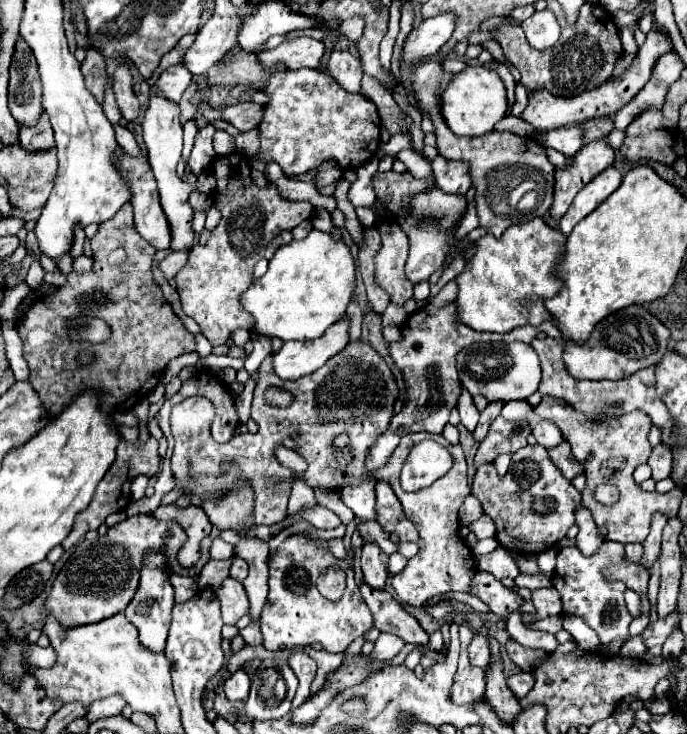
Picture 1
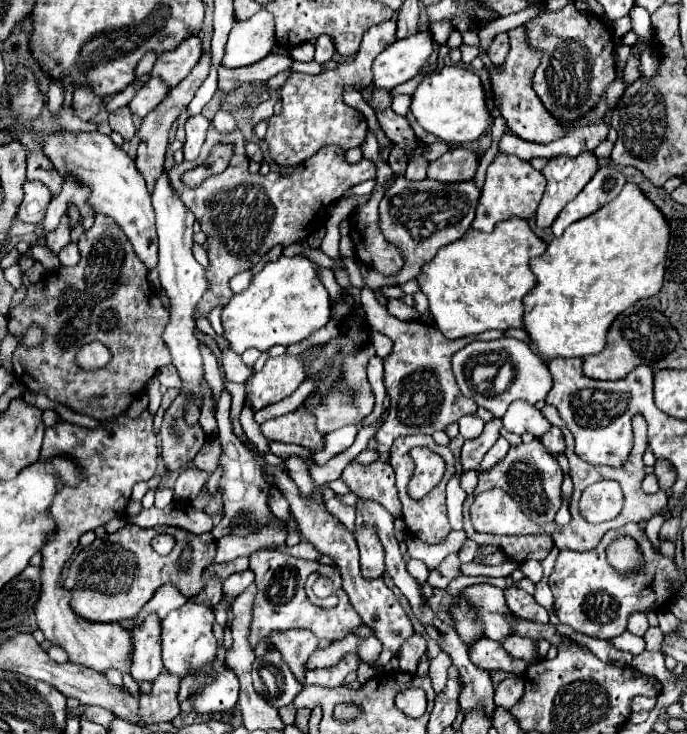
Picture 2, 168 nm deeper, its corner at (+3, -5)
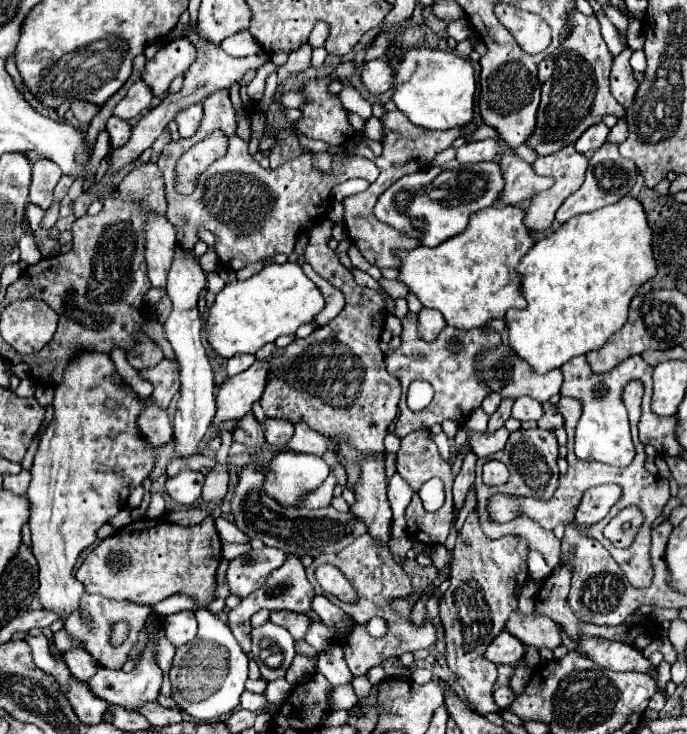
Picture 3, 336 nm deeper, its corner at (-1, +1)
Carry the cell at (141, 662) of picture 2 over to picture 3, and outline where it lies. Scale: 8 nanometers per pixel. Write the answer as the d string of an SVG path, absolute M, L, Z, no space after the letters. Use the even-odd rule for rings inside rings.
M148 644L142 652L142 660L138 662L138 666L132 672L125 673L122 670L110 670L104 667L98 668L98 672L90 678L90 688L98 698L104 698L108 704L120 706L128 712L136 712L140 710L140 704L146 702L154 702L158 698L160 692L160 684L162 684L162 670L158 668L156 660L154 660L154 644Z

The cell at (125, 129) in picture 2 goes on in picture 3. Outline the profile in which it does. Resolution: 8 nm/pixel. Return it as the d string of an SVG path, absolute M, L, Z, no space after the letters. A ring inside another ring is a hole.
M112 116L106 124L106 132L108 132L108 138L110 138L110 146L120 148L130 138L130 124L126 120L120 120L120 118Z

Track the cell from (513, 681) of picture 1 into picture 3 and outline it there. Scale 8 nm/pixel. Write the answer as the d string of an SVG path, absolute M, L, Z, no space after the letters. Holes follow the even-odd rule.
M500 686L494 690L494 702L496 702L496 706L500 706L504 710L514 702L514 692L508 686Z

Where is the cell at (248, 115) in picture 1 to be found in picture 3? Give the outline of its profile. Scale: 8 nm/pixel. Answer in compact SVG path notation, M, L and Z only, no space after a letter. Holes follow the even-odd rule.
M288 91L282 94L280 102L287 108L298 109L306 99L300 92Z

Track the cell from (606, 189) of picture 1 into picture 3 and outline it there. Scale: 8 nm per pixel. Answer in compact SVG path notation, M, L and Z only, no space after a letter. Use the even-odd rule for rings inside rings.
M612 142L602 144L592 154L592 158L588 160L588 170L586 170L584 184L572 196L568 196L564 200L564 204L556 212L556 220L560 224L564 224L572 216L578 216L578 214L584 214L584 212L592 212L592 210L598 210L602 206L608 206L608 204L618 202L620 198L624 198L624 196L630 194L632 186L636 184L636 176L638 176L638 170L636 170L634 162L632 160L626 160L626 158L622 158L618 154L618 144L612 144Z

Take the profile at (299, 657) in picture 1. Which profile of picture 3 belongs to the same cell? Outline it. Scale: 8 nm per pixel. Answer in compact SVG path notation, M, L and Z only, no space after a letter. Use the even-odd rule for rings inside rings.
M274 610L274 612L270 612L270 620L274 624L284 626L292 634L294 640L302 640L306 636L306 630L310 624L310 618L306 614L294 614L290 610Z

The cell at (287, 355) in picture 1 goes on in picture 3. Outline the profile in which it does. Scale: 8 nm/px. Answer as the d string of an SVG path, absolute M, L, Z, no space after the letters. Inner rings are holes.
M254 362L248 370L226 378L216 390L216 416L214 424L224 424L242 418L252 410L252 404L260 400L264 392L268 364Z

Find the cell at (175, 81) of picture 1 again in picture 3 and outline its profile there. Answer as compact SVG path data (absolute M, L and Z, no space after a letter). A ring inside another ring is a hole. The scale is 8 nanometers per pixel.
M142 80L134 82L128 90L128 94L116 104L114 108L114 116L120 120L132 120L138 118L142 112L146 112L150 108L150 100L152 100L152 92L148 86L144 86Z

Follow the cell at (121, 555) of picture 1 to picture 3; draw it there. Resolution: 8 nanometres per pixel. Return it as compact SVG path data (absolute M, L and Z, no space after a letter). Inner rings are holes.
M212 516L204 518L198 526L178 526L164 520L142 518L98 542L78 568L76 578L84 584L88 594L102 594L110 600L130 600L154 606L172 594L184 594L200 602L200 608L208 608L208 604L214 600L212 594L216 588L216 566L220 564L220 550L222 542L214 528Z

